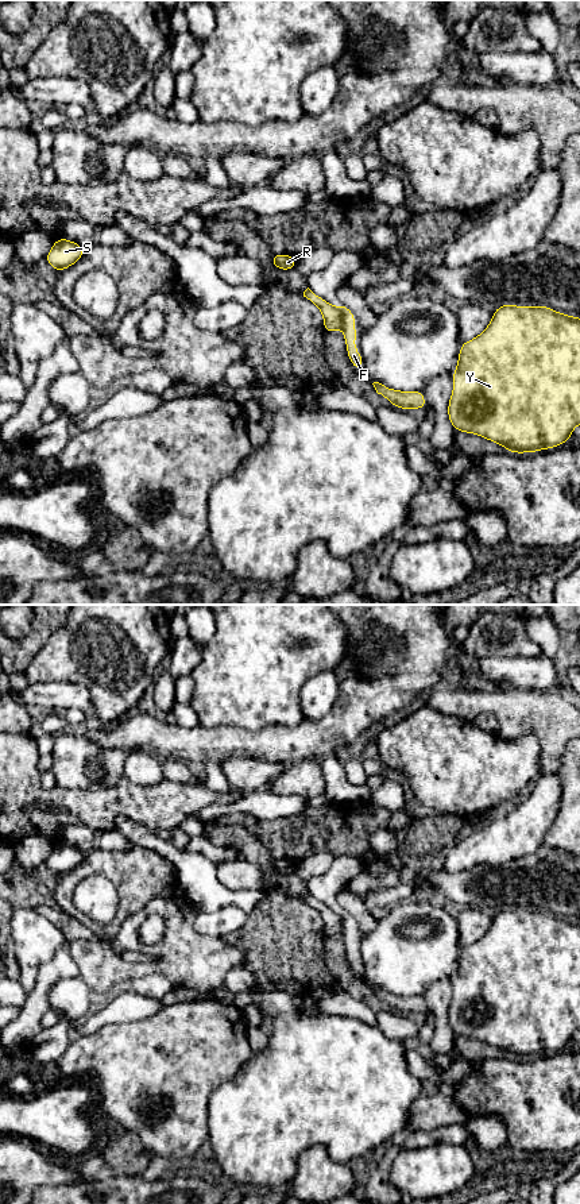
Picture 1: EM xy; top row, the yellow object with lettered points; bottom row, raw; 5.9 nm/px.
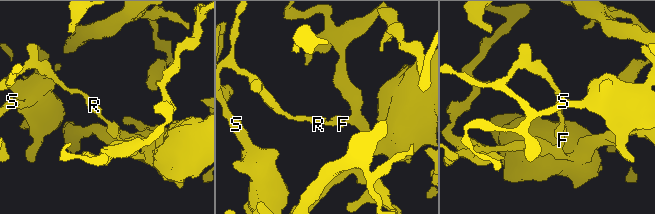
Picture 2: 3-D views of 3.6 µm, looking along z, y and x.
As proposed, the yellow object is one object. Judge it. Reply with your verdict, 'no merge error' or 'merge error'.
merge error

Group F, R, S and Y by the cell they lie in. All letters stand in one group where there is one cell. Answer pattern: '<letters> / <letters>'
F Y / R S

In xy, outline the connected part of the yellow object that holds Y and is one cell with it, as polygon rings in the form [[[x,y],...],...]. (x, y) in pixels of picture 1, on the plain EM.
[[[500,910],[479,941],[461,948],[452,983],[448,1020],[456,1035],[479,1039],[515,1058],[562,1050],[580,1029],[580,922],[541,910]]]

